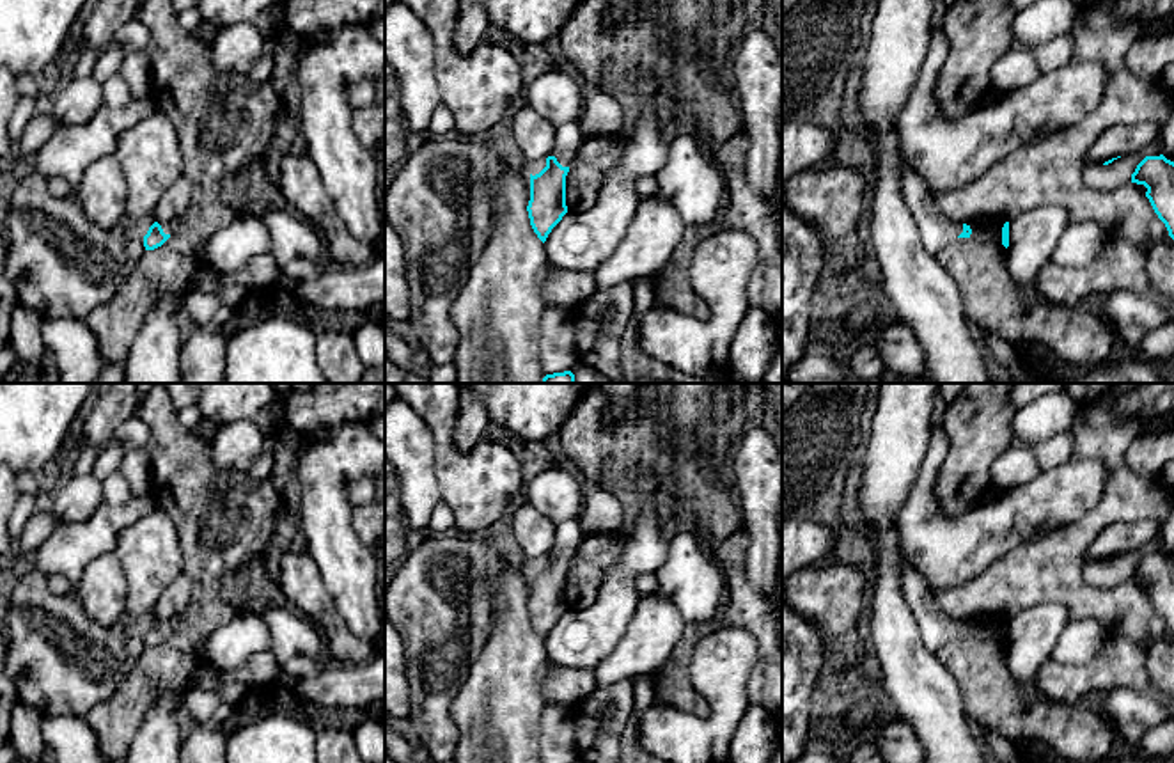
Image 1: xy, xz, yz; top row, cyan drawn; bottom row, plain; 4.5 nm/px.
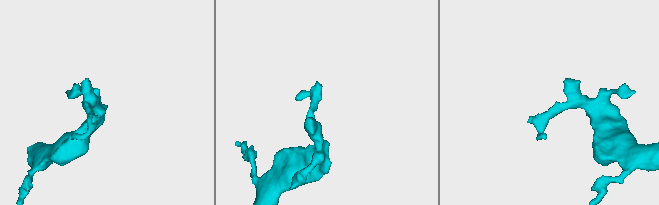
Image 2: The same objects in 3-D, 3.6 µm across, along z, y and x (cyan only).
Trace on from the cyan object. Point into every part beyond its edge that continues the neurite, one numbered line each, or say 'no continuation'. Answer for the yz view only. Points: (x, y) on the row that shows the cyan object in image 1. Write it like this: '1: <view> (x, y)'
1: yz (937, 229)

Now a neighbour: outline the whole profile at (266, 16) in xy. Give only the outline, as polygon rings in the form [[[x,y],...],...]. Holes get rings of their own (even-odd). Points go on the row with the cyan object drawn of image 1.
[[[199,0],[197,7],[216,28],[247,27],[264,39],[287,28],[284,0]]]

